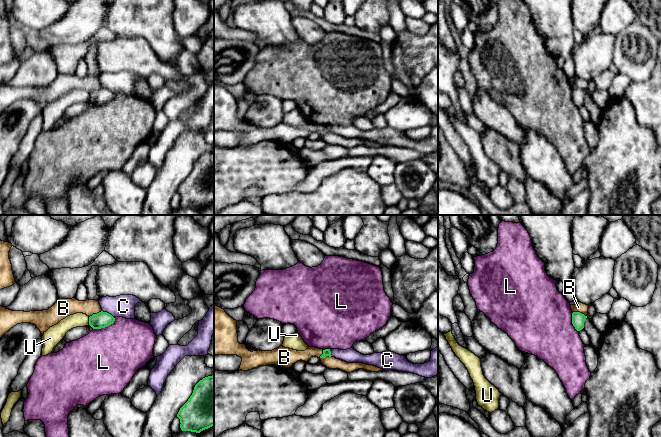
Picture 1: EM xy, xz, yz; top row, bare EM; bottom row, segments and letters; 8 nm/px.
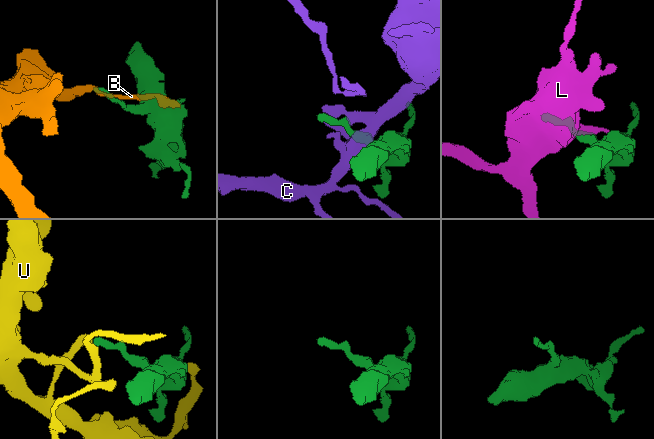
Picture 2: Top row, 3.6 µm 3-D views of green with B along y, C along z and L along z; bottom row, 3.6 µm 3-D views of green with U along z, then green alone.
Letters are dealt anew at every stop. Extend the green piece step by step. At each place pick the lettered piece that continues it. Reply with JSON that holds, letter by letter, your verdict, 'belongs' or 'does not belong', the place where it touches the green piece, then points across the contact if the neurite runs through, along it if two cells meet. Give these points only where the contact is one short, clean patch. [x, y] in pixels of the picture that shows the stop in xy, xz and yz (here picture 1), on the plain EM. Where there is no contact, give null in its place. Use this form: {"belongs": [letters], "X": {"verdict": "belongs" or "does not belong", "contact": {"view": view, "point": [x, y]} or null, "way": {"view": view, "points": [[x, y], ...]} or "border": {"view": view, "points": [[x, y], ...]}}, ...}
{"belongs": [], "B": {"verdict": "does not belong", "contact": {"view": "xz", "point": [325, 131]}, "border": {"view": "xz", "points": [[331, 132], [319, 133]]}}, "C": {"verdict": "does not belong", "contact": {"view": "xy", "point": [108, 89]}}, "L": {"verdict": "does not belong", "contact": {"view": "xy", "point": [105, 102]}}, "U": {"verdict": "does not belong", "contact": {"view": "xy", "point": [89, 97]}, "border": {"view": "xy", "points": [[88, 93], [89, 100]]}}}

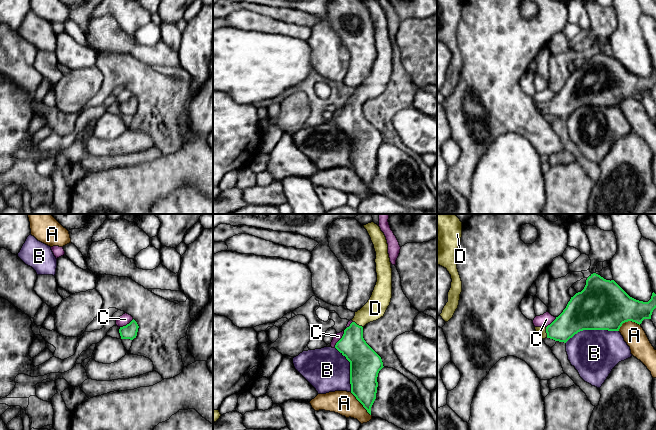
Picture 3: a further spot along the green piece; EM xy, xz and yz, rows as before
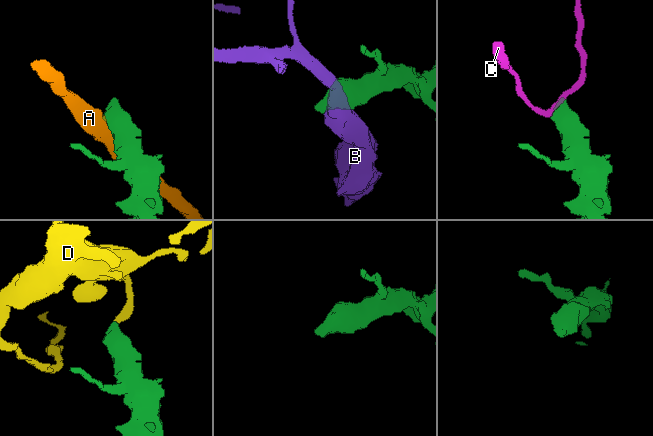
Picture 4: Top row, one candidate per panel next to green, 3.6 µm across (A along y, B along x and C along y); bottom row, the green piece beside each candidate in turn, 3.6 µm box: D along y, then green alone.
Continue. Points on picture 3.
{"belongs": ["D"], "A": {"verdict": "does not belong", "contact": {"view": "yz", "point": [627, 97]}}, "B": {"verdict": "does not belong", "contact": {"view": "yz", "point": [591, 105]}}, "C": {"verdict": "does not belong", "contact": {"view": "xz", "point": [340, 115]}, "border": {"view": "xz", "points": [[344, 107], [334, 122]]}}, "D": {"verdict": "belongs", "contact": {"view": "yz", "point": [546, 108]}, "way": {"view": "yz", "points": [[573, 95], [559, 106], [546, 108], [541, 107]]}}}

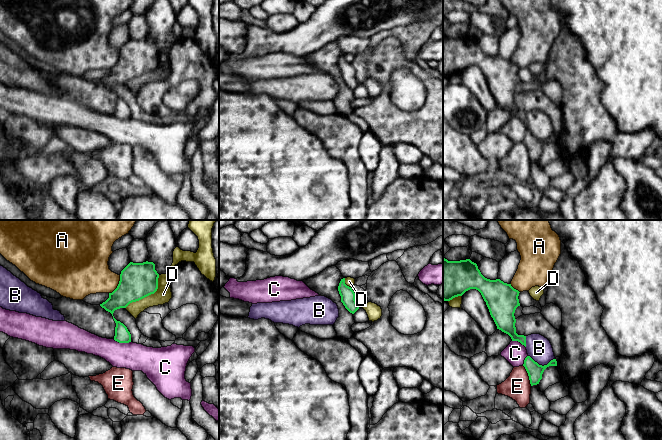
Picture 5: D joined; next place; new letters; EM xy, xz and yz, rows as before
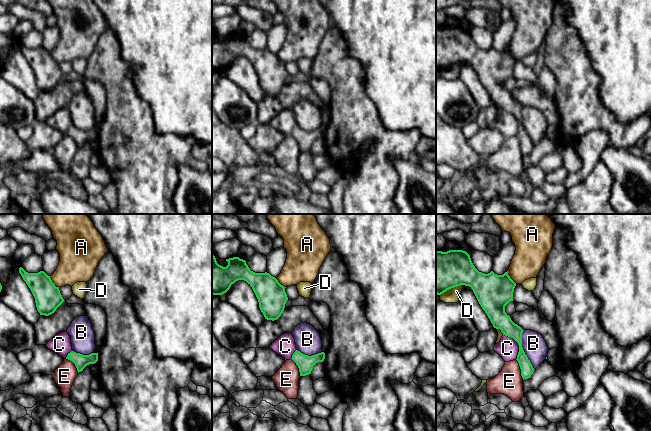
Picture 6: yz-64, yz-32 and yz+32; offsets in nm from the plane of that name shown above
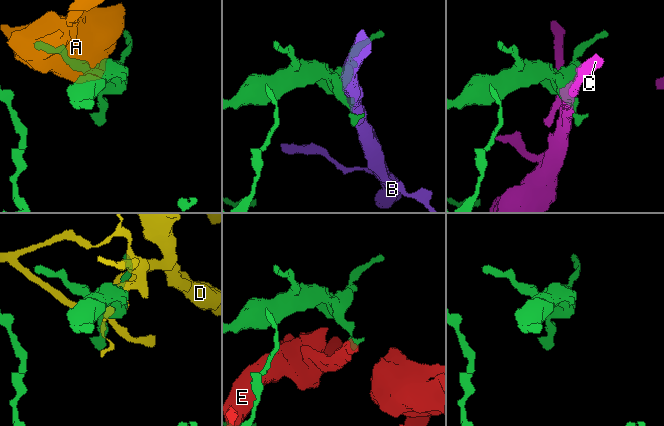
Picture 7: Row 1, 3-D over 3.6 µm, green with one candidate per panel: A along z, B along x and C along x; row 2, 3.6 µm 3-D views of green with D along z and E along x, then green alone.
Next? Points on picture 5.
{"belongs": [], "A": {"verdict": "does not belong", "contact": {"view": "xy", "point": [118, 61]}, "border": {"view": "xy", "points": [[120, 51], [118, 61], [109, 69]]}}, "B": {"verdict": "does not belong", "contact": {"view": "yz", "point": [541, 141]}}, "C": {"verdict": "does not belong", "contact": {"view": "xy", "point": [122, 118]}}, "D": {"verdict": "does not belong", "contact": {"view": "xy", "point": [148, 71]}}, "E": {"verdict": "does not belong", "contact": {"view": "yz", "point": [528, 151]}, "border": {"view": "yz", "points": [[522, 141], [531, 161]]}}}

